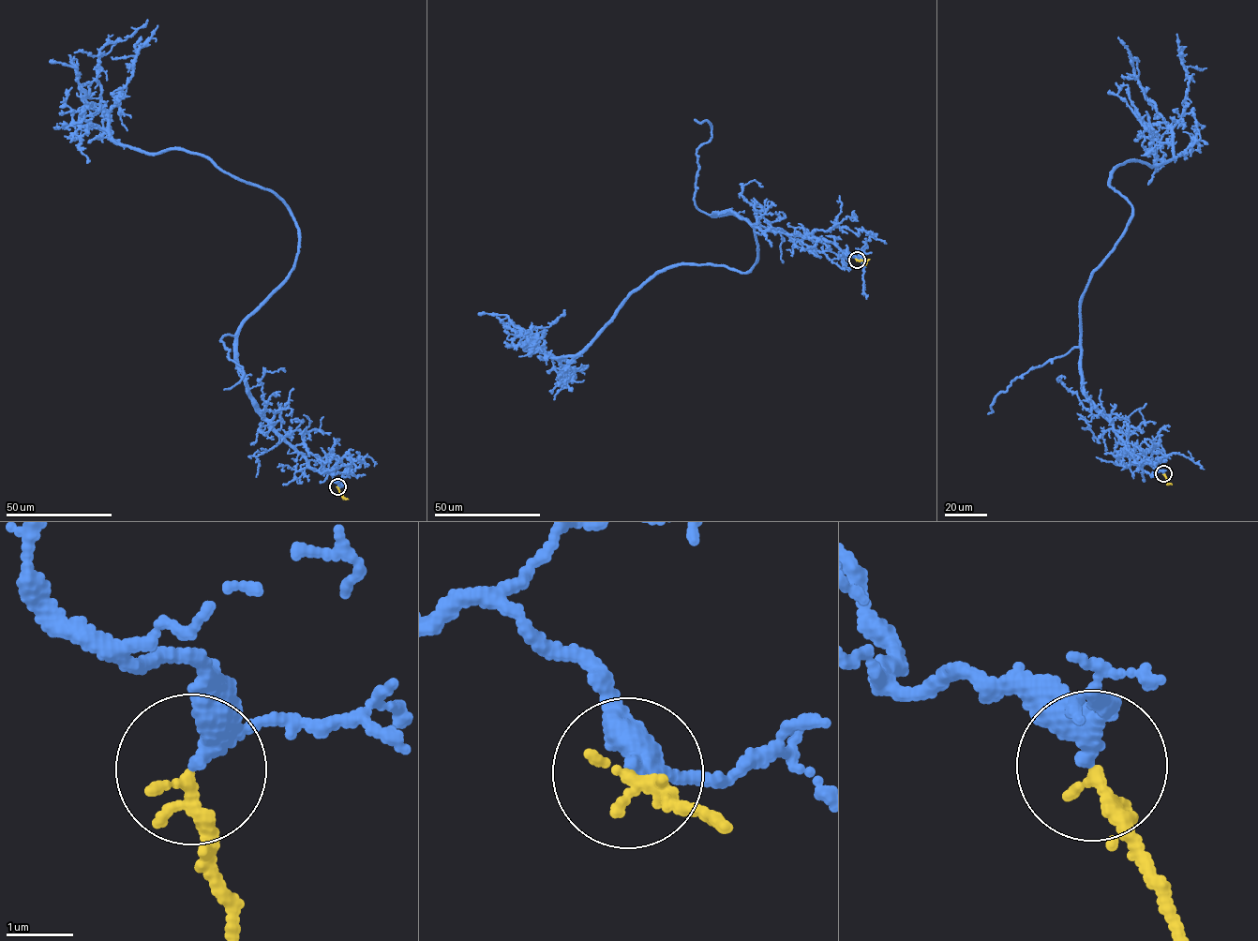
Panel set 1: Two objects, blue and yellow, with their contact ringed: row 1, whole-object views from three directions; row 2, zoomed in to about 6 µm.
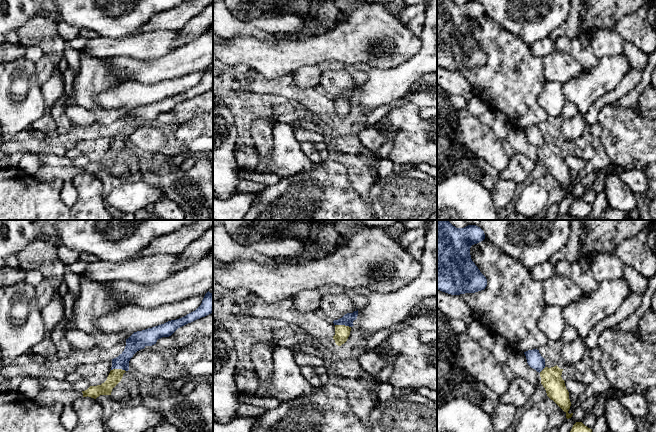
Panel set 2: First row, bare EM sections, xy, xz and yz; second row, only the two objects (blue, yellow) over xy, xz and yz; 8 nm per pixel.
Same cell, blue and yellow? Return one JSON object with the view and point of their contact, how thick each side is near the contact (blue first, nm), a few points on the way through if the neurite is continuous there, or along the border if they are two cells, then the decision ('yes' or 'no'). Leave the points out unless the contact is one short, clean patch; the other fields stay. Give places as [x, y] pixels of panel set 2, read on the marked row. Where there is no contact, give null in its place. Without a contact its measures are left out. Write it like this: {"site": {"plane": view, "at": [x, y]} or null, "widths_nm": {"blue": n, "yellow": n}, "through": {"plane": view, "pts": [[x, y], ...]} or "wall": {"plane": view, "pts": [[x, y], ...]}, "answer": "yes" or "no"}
{"site": {"plane": "xz", "at": [343, 324]}, "widths_nm": {"blue": 90, "yellow": 120}, "through": {"plane": "xz", "pts": [[347, 320], [343, 324], [342, 332]]}, "answer": "yes"}

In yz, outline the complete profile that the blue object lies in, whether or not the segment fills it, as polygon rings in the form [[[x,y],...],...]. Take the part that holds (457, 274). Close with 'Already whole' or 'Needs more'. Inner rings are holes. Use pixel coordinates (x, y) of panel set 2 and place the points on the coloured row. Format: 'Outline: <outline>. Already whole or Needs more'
Outline: [[[437,220],[437,289],[460,295],[484,290],[486,277],[471,259],[470,248],[485,239],[476,225],[456,228],[449,220]]]. Already whole

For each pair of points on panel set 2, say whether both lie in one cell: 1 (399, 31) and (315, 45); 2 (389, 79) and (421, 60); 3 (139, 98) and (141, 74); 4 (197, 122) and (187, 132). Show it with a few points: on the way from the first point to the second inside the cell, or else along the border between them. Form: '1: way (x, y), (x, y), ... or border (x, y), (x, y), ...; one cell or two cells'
1: way (378, 37), (365, 37), (350, 43), (336, 45); one cell
2: way (397, 79), (400, 79), (413, 68); one cell
3: border (132, 79), (146, 84), (157, 84), (163, 81); two cells
4: way (195, 124), (189, 130); one cell

